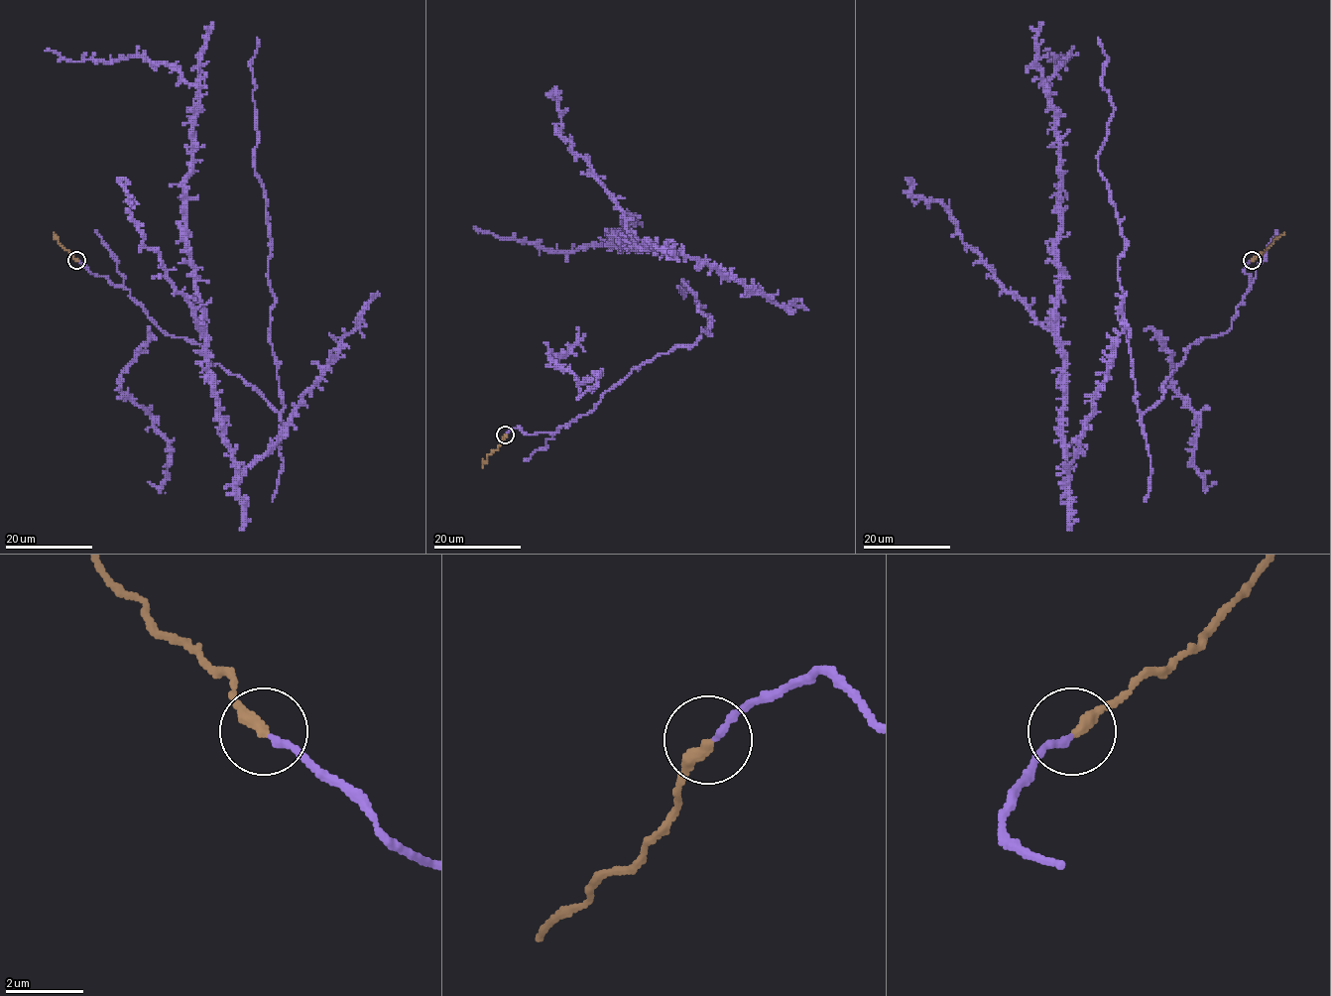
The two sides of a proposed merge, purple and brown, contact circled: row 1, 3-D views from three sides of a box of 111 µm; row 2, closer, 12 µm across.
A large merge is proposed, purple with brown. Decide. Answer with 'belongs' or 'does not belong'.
belongs

